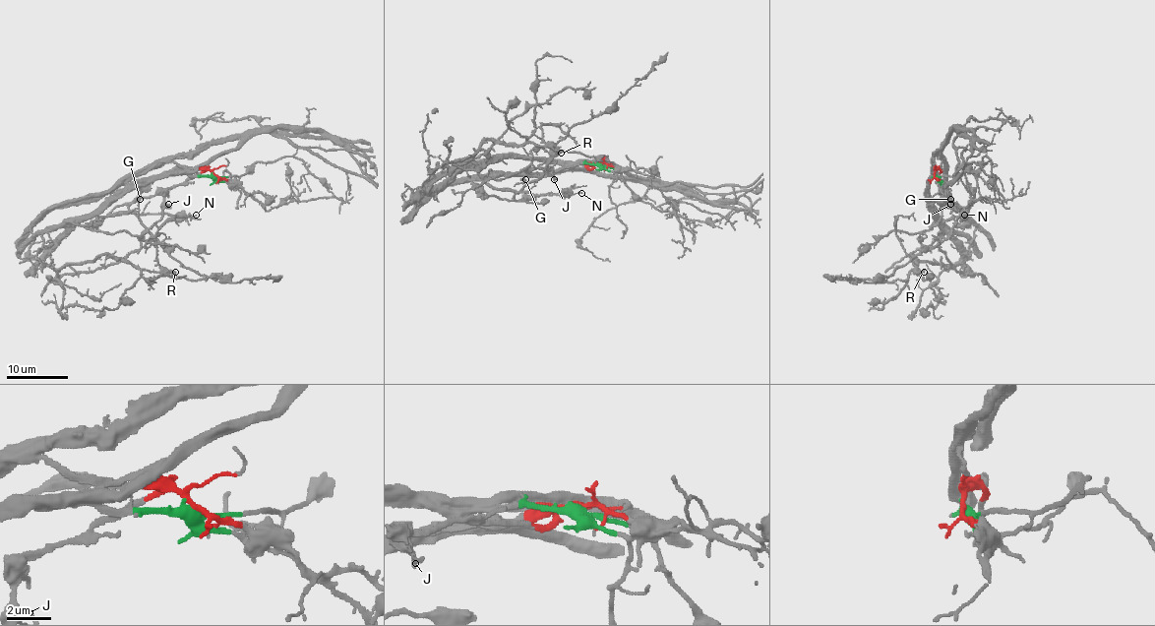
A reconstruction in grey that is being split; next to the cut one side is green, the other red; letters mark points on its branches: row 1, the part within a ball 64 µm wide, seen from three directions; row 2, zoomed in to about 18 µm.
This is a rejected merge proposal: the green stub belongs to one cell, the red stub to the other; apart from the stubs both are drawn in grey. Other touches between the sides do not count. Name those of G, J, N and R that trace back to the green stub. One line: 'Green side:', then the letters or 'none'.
Green side: G, N, R

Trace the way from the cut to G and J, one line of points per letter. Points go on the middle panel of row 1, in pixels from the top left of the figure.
G: (599, 163), (542, 161), (519, 157), (462, 161), (470, 160), (478, 174), (496, 188), (517, 191), (525, 179)
J: (599, 163), (550, 171), (555, 179)

